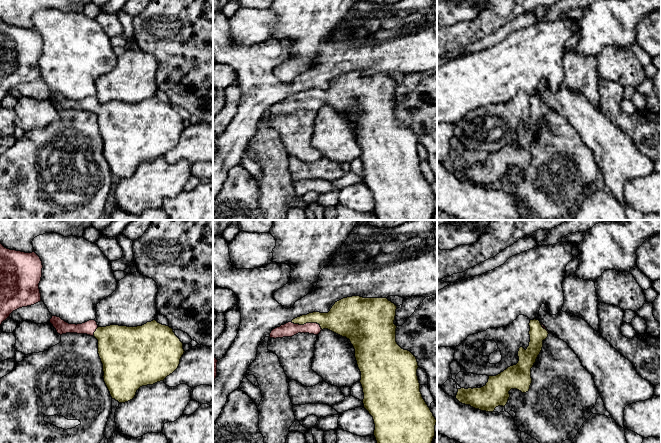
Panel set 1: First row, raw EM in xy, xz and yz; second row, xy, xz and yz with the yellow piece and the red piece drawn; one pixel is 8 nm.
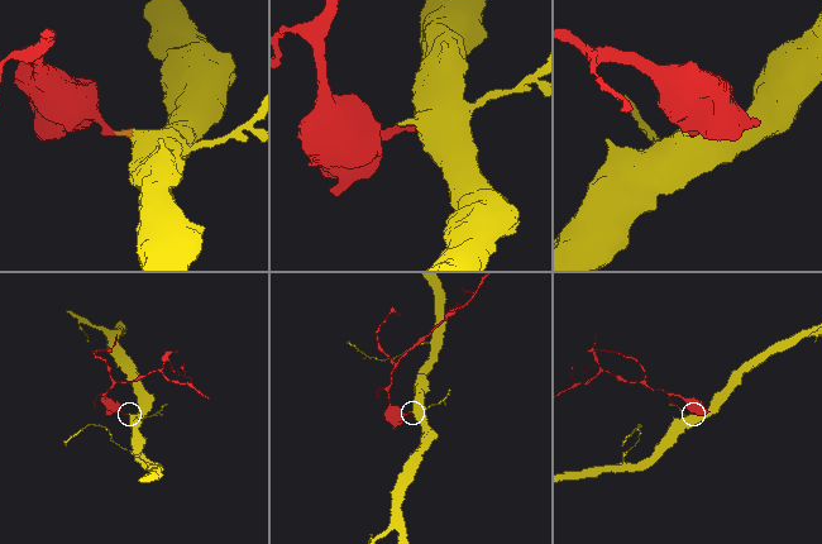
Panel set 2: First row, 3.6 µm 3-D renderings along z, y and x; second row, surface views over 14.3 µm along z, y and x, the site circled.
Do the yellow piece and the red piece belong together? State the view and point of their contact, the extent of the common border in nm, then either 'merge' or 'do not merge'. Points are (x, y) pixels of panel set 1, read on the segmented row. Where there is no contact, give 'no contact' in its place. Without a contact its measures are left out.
contact xz (307, 322); length 260 nm; merge

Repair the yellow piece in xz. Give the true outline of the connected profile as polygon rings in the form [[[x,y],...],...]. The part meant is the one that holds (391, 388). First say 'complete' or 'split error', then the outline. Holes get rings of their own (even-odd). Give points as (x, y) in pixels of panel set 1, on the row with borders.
split error; [[[347,297],[335,302],[328,313],[313,312],[302,315],[273,329],[270,338],[292,337],[298,333],[318,335],[323,329],[346,337],[355,349],[355,358],[361,372],[360,383],[364,393],[363,404],[373,417],[374,436],[377,443],[432,443],[437,420],[420,392],[417,376],[419,366],[416,357],[410,351],[402,349],[396,342],[397,326],[394,324],[396,309],[397,306],[387,298]]]

